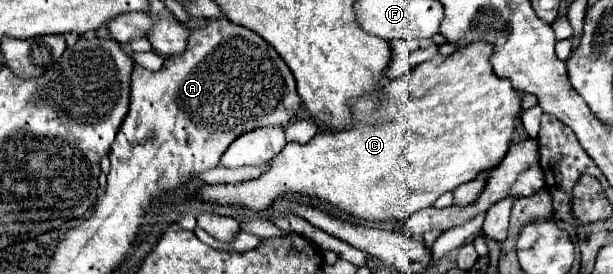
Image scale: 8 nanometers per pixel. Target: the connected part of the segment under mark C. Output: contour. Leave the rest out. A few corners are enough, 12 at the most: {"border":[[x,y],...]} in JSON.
{"border":[[493,44],[437,54],[289,142],[255,180],[265,210],[305,194],[405,220],[495,168],[521,92]]}

